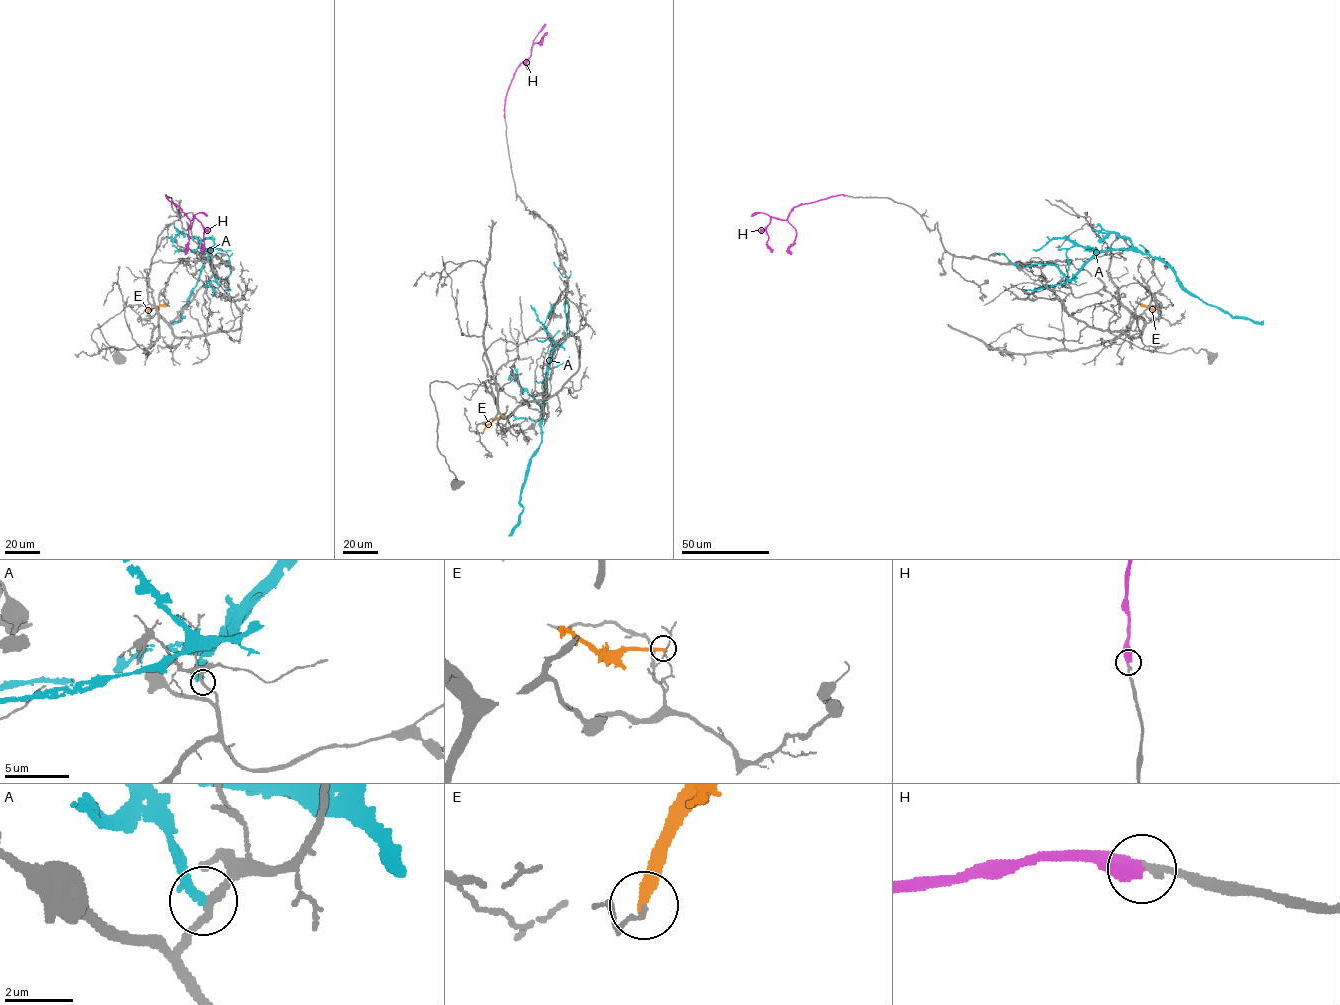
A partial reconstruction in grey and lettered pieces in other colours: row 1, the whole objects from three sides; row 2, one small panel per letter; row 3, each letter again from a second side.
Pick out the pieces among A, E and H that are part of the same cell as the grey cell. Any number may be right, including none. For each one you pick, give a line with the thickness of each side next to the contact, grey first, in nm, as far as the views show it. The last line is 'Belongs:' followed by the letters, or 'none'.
H: 200 nm thick on the grey side, 480 nm on the other
Belongs: H

